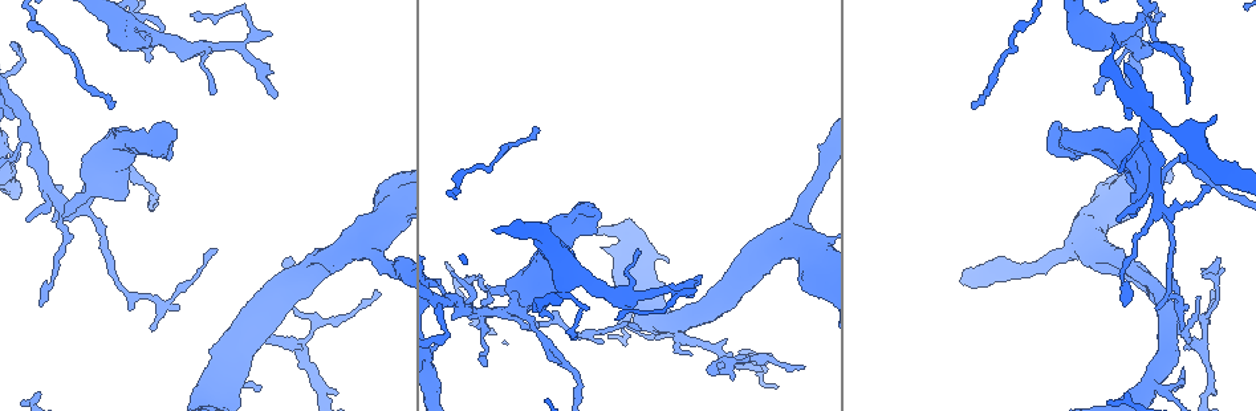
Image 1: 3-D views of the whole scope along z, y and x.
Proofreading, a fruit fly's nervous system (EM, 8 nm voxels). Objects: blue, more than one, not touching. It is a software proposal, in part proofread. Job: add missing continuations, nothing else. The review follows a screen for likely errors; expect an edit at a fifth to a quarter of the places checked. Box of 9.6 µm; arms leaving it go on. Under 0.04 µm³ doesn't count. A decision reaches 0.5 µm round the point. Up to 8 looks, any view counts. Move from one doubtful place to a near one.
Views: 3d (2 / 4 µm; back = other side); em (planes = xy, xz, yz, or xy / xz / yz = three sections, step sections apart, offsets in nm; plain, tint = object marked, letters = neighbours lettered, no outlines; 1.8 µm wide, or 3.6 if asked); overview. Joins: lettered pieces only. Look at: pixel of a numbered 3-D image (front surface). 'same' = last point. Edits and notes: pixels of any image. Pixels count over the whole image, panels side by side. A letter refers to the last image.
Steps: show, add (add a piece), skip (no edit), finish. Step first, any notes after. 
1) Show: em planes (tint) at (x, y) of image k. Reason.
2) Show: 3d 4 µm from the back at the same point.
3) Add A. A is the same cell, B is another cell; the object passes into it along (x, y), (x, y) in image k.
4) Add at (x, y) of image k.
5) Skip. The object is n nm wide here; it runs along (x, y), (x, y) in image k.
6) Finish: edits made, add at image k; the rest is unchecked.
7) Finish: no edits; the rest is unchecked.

Show: 3d 4 µm from the back at (749, 357) of image 1. Branch stops here.

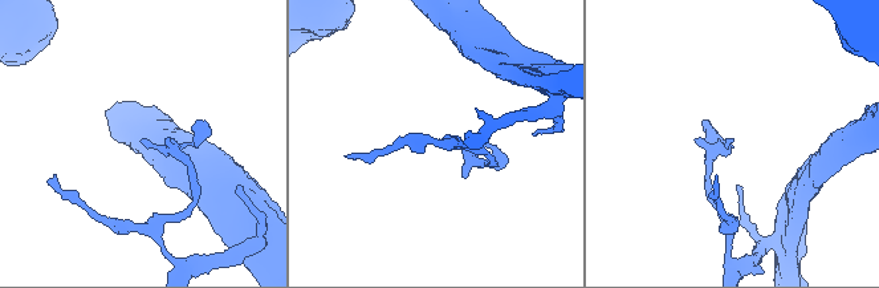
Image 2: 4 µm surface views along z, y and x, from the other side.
Show: em xy step 16 (letters) at (731, 139) of image 2. Now the EM.

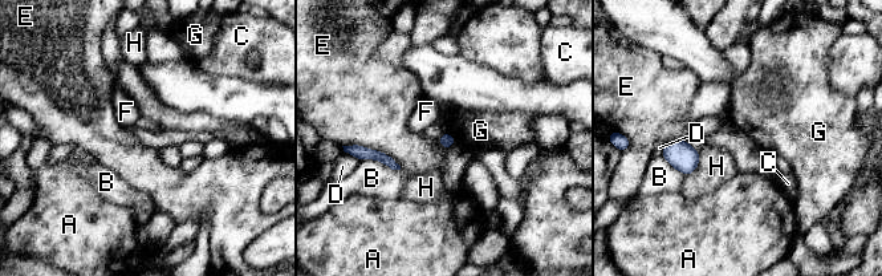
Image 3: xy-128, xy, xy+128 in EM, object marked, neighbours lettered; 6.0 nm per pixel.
Show: em planes (letters) at the same point.

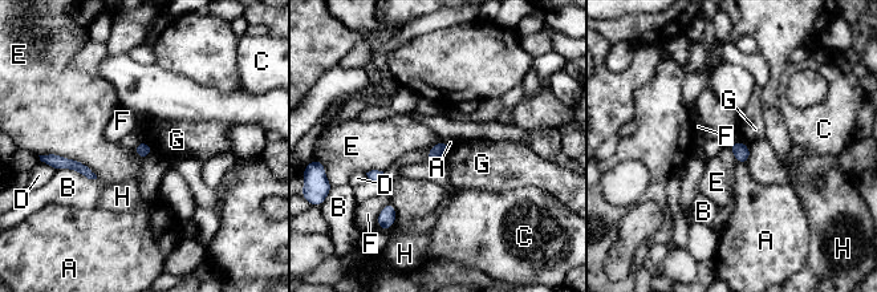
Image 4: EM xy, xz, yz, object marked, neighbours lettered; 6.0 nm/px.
Skip. A, B, C, D, E, F, G and H are other cells; a border runs along (49, 153), (80, 161), (97, 178) in image 4; no lettered piece goes on from it.

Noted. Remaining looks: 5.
Show: 3d 2 µm from the back at (273, 98) of image 1. Branch stops here.

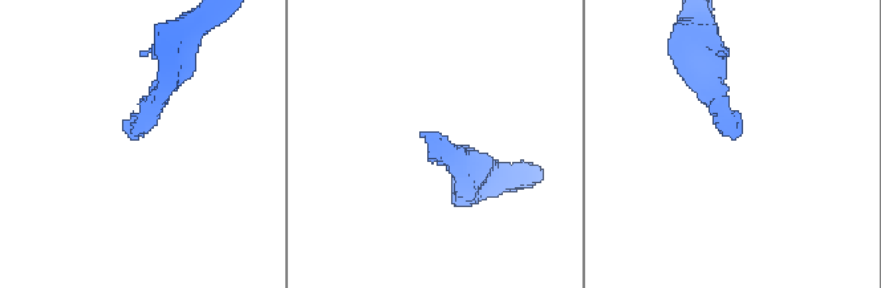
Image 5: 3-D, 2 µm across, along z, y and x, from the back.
Show: em planes (letters) at (731, 138) of image 5.

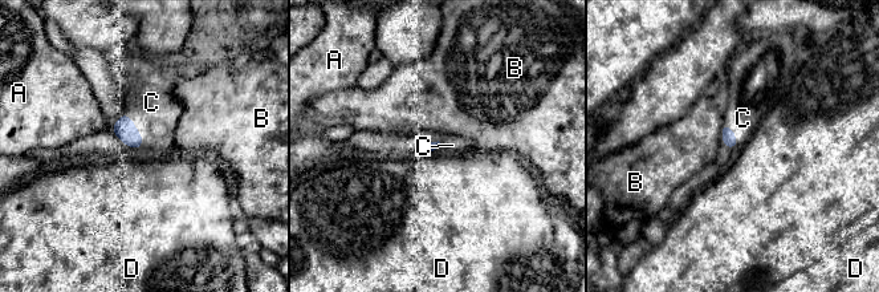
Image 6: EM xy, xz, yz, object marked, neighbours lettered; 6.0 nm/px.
Add C. The longest contact is with C, 240 nm; C is the same cell, A, B and D are other cells; the neuron continues.

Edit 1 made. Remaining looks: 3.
Show: em planes (letters) at (1176, 159) of image 1. Abrupt turn.

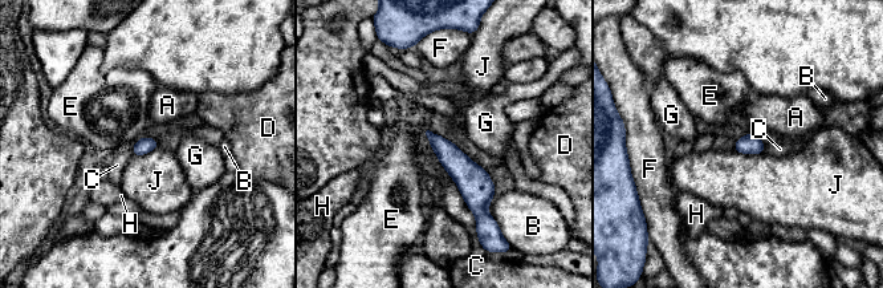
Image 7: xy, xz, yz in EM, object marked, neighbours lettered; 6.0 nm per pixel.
Skip. The longest contact is with C, 400 nm; A, B, C, D, E, F, G, H and J are other cells; a border runs along (732, 149), (740, 153), (763, 154) in image 7; none of them fits.

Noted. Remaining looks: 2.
Finish: edits made, add at image 6; the rest is unchecked.

